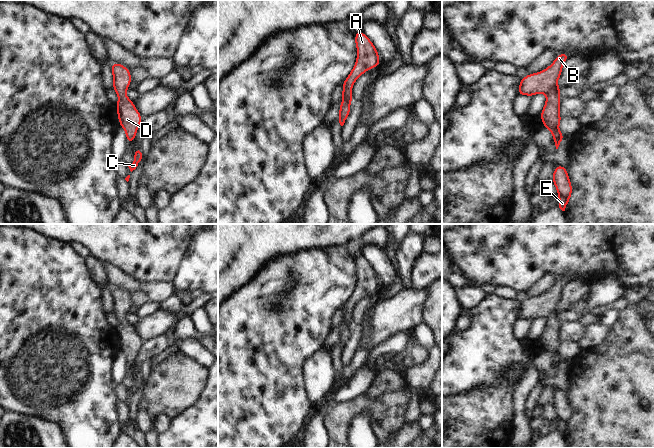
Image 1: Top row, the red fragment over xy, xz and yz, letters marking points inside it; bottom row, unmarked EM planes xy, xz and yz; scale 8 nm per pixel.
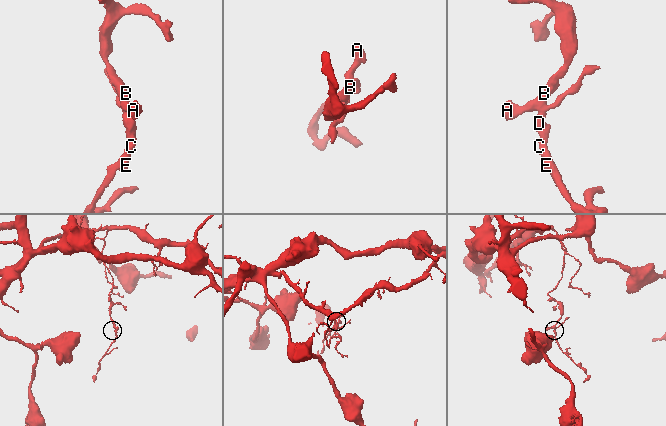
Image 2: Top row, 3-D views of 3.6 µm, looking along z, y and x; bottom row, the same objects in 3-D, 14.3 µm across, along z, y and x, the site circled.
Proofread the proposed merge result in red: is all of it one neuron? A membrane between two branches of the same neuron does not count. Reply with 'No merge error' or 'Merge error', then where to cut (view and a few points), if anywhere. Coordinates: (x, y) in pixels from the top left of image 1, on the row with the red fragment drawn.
No merge error. No split.

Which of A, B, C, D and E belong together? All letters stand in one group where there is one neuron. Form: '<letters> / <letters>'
A B C D E

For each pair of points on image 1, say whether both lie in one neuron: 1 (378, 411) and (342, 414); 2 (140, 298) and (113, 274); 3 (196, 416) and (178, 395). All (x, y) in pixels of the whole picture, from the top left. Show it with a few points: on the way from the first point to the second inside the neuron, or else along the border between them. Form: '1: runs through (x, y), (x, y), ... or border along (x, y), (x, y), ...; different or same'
1: runs through (369, 407), (351, 408); same
2: border along (130, 293), (142, 291), (149, 300); different
3: border along (203, 389), (198, 398), (189, 407), (171, 419); different

